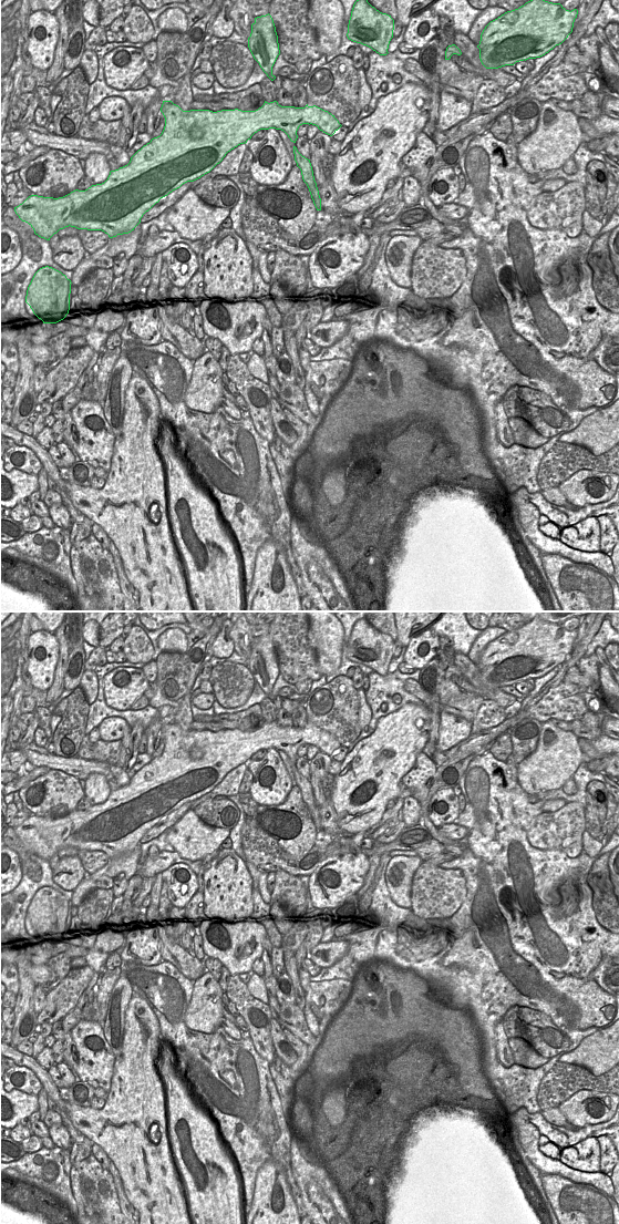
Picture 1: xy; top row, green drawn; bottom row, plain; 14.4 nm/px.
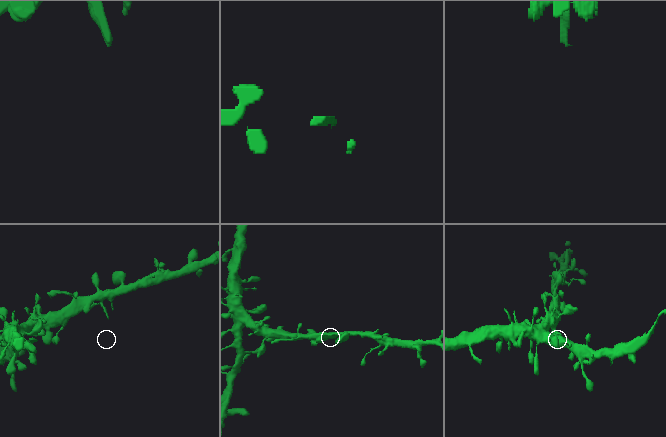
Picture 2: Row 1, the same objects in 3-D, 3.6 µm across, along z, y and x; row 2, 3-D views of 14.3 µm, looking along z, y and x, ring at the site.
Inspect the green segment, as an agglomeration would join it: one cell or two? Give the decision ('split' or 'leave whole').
split

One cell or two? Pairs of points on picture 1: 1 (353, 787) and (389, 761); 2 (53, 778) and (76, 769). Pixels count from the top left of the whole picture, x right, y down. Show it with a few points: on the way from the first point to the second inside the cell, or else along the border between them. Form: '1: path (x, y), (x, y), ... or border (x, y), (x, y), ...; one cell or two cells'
1: path (362, 781), (380, 763); one cell
2: border (51, 769), (60, 769), (79, 780); two cells

